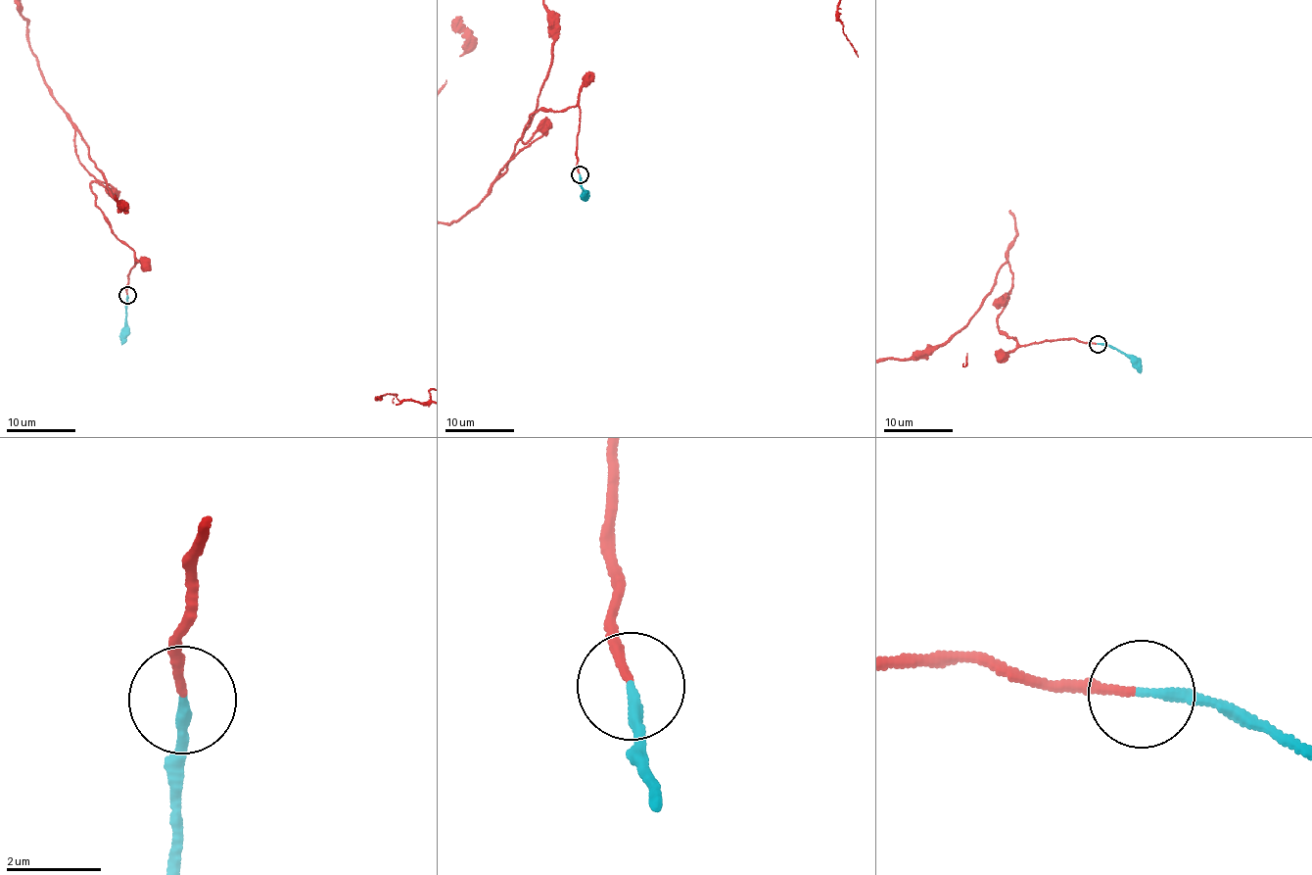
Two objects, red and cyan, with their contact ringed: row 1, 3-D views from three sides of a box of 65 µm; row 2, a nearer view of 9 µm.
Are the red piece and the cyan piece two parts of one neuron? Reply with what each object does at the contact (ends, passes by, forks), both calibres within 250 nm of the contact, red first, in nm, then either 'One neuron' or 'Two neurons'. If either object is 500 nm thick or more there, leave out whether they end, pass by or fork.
At the ring red ends. At the ring cyan ends. Thickness 150 nm (red) against 240 nm. One neuron

